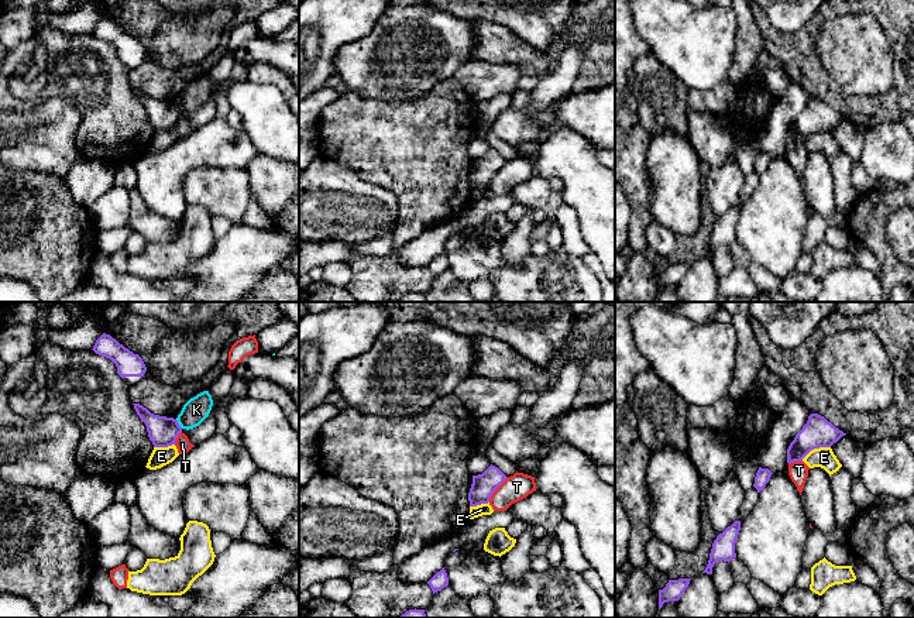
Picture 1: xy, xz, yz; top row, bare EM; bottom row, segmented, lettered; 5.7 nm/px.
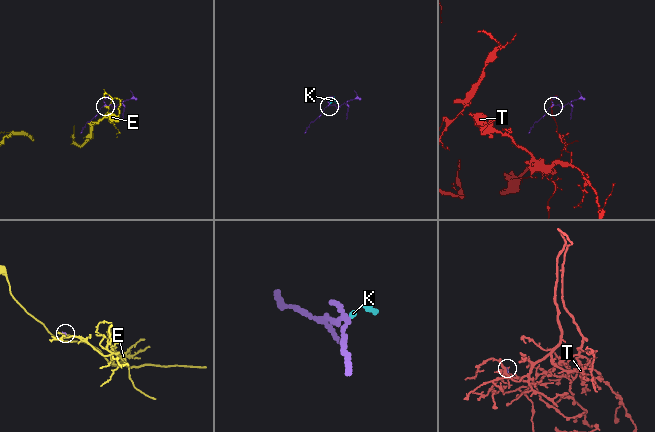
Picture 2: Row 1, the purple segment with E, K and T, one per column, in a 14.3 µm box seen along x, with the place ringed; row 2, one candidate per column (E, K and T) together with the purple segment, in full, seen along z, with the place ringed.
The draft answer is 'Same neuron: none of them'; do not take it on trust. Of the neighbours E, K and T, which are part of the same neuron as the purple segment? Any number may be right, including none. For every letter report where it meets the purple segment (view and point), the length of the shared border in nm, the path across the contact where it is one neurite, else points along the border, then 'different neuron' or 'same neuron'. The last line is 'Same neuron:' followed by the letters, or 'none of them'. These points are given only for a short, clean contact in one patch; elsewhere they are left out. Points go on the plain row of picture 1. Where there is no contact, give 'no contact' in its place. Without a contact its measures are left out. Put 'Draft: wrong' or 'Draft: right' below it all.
E: contact yz (815, 131); length 190 nm; border yz (830, 130), (813, 133), (801, 144); different neuron
K: contact xy (178, 107); length 70 nm; border xy (175, 103), (182, 112); different neuron
T: contact xz (495, 172); length 180 nm; border xz (507, 161), (488, 185); different neuron
Same neuron: none of them
Draft: right

